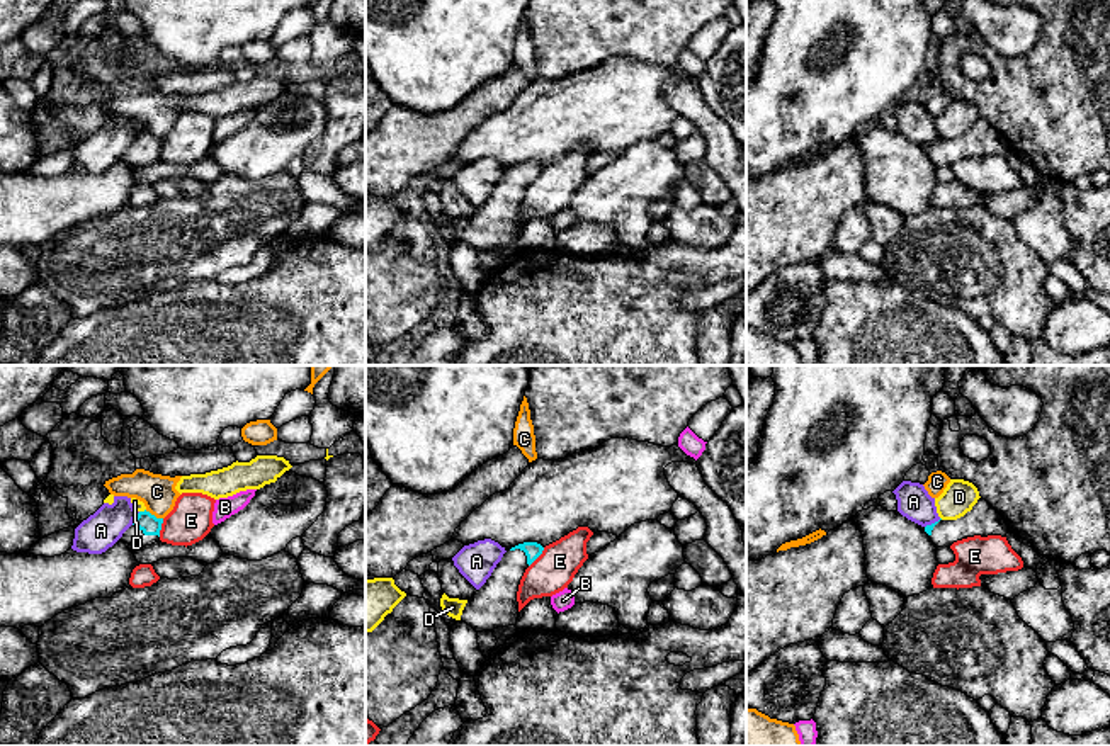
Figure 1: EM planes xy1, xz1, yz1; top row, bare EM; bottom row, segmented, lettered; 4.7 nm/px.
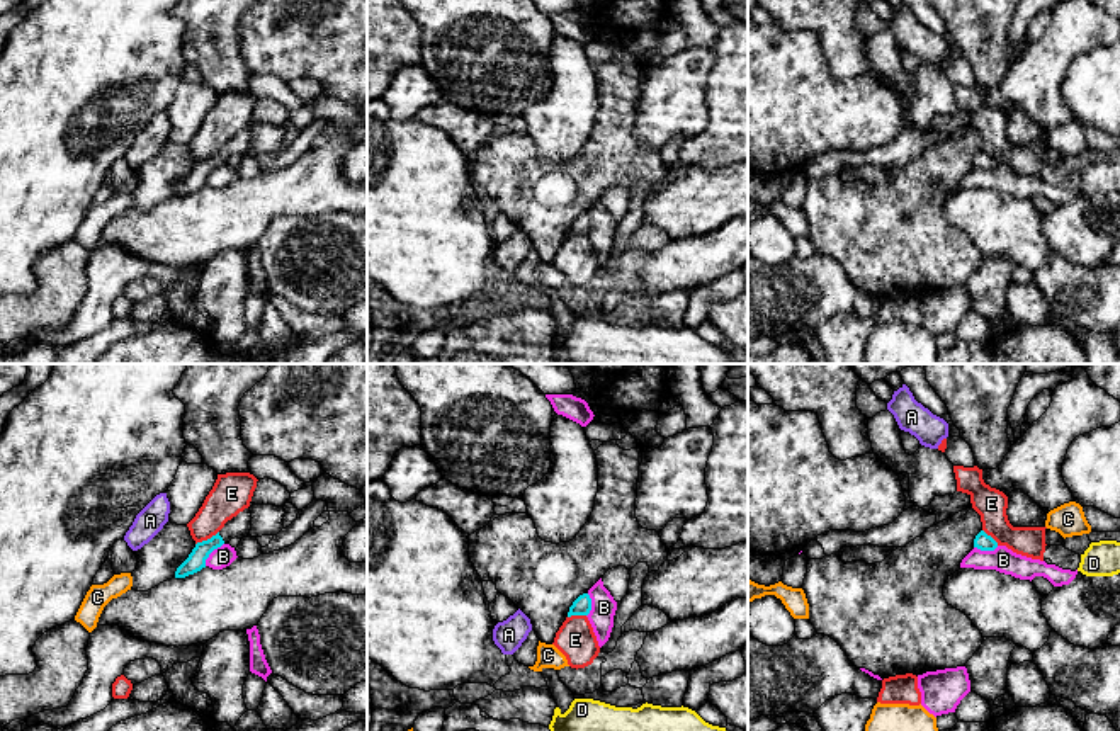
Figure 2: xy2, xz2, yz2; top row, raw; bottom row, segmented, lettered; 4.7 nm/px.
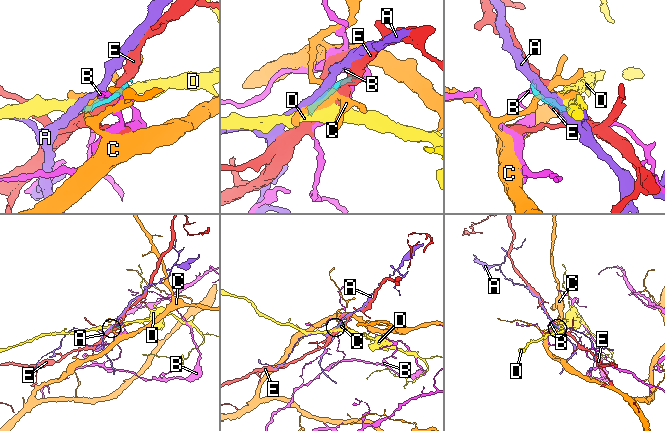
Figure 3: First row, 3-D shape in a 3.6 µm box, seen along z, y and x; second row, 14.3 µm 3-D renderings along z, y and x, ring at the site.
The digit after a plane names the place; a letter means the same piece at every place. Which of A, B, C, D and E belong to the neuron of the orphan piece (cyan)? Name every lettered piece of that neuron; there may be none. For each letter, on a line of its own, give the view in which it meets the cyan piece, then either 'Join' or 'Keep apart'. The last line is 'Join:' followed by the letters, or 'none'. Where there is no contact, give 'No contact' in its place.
A: Touches cyan in xy1. Keep apart
B: Touches cyan in xy2. Keep apart
C: Touches cyan in xy1. Keep apart
D: Touches cyan in xy1. Keep apart
E: Touches cyan in xy2. Keep apart
Join: none

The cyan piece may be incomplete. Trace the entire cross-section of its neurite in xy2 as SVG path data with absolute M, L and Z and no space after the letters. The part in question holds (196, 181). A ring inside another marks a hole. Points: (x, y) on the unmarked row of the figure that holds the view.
M250 126L240 131L236 136L228 139L224 146L207 160L197 162L189 177L177 187L175 197L185 197L206 187L206 178L209 173L228 163L231 158L243 158L250 155L252 148L252 131Z

